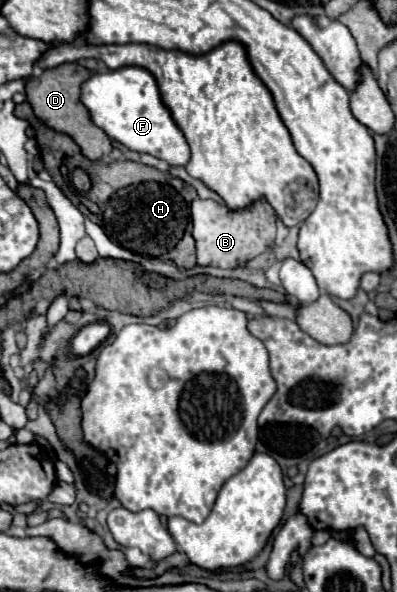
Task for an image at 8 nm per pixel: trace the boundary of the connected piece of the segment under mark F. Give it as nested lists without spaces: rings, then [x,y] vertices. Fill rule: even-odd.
[[[129,66],[115,72],[93,74],[81,86],[81,102],[89,108],[95,126],[103,128],[111,140],[121,142],[129,150],[153,154],[171,166],[187,166],[191,160],[189,144],[161,102],[157,82],[147,70]]]

